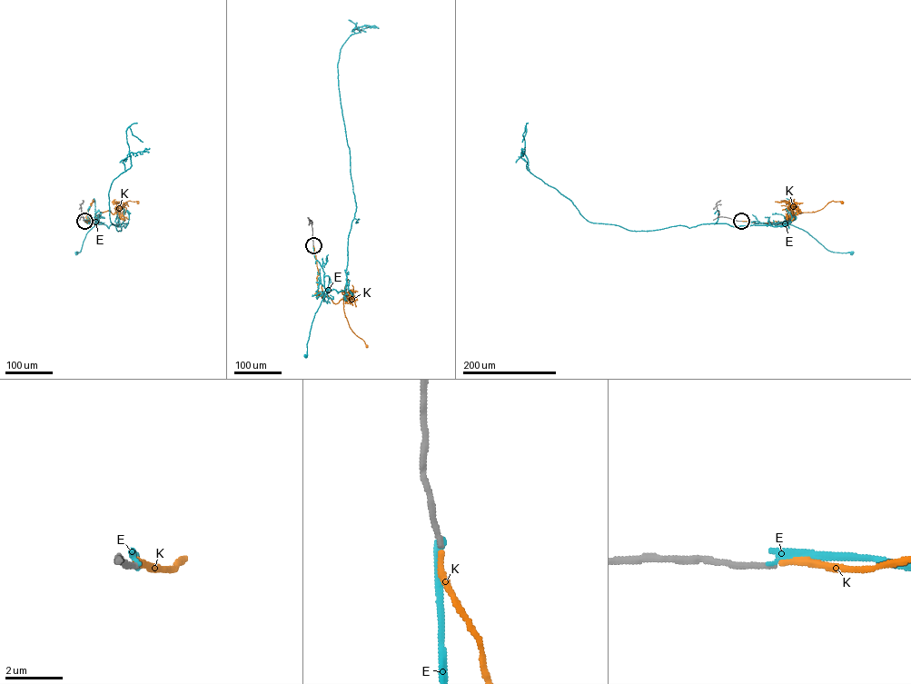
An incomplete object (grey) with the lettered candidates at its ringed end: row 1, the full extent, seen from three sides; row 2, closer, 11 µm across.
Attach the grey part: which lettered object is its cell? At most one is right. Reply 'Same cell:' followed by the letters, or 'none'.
Same cell: K

